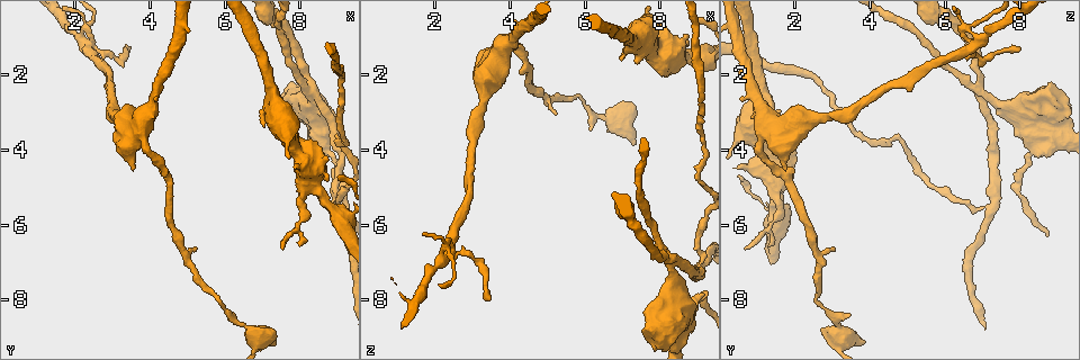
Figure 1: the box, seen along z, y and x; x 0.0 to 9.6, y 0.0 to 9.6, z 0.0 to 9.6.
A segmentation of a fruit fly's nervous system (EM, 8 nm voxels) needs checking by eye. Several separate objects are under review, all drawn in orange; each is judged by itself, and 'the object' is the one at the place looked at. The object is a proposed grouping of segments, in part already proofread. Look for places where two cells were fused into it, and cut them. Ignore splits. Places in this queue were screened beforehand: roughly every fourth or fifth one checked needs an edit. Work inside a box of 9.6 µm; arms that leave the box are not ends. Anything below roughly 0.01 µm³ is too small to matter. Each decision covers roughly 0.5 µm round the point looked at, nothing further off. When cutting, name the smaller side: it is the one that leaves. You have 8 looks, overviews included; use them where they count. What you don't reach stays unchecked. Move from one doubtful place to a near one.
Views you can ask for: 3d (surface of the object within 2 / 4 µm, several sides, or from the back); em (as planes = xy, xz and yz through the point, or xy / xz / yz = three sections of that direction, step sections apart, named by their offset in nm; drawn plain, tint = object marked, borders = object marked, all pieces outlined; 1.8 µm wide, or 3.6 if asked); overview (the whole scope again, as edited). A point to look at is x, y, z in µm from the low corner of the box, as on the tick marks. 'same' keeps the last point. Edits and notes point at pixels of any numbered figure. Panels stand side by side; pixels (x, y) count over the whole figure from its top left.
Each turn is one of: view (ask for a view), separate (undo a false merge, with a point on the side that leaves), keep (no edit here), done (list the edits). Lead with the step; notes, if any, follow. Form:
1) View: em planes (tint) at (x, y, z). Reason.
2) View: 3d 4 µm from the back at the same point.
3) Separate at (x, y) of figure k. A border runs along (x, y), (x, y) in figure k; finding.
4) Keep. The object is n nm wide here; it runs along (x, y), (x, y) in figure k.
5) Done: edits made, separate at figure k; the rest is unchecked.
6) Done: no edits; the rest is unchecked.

View: 3d 4 µm at (2.30, 1.25, 6.70). A narrow waist.

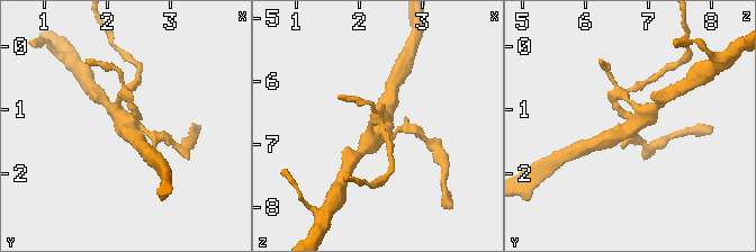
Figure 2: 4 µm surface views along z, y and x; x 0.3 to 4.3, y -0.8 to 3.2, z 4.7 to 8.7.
View: em yz step 8 (tint) at (2.35, 1.25, 6.70).

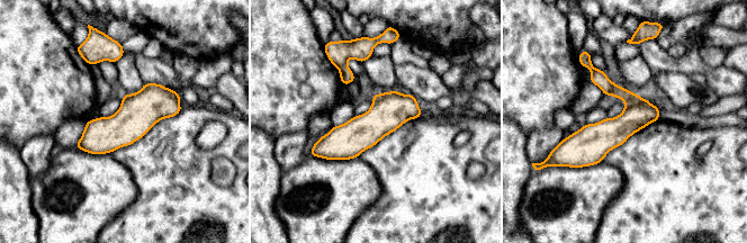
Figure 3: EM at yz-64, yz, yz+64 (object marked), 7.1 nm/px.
Keep. One cell here.

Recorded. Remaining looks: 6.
View: em 3.6 µm planes (tint) at (3.50, 3.70, 1.75). Abrupt turn.

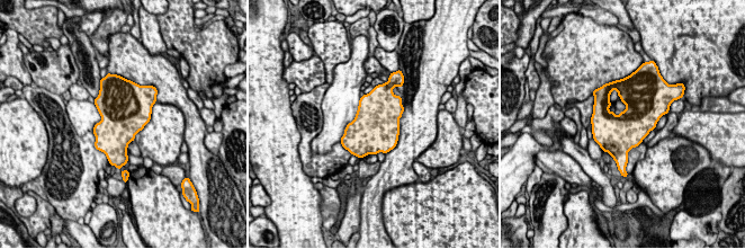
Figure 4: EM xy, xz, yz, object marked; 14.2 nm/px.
Keep. One cell here.

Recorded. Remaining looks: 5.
View: em planes (tint) at (9.05, 3.70, 4.80). Sharp bend.

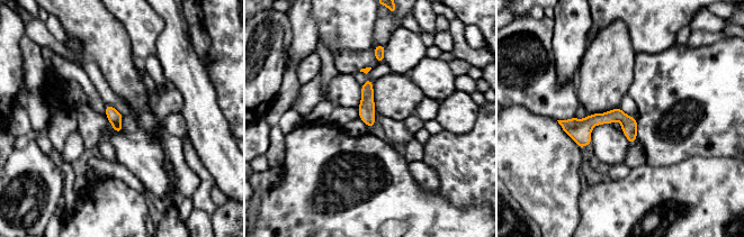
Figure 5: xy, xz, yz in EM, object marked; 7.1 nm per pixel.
Keep. It runs along (563, 124), (620, 118), (634, 135) in figure 5; one cell here.

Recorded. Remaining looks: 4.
View: em xy step 4 (tint) at (8.85, 5.65, 1.60). Two arms in line, one across.

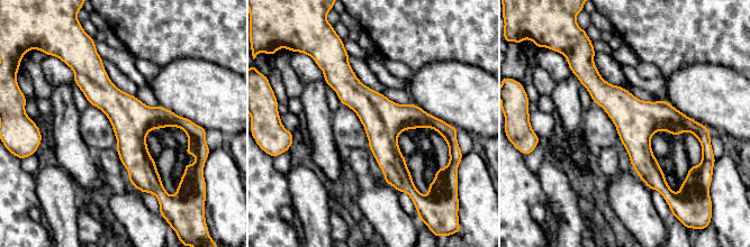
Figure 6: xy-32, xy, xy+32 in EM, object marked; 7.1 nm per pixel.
View: em planes (tint) at the same point.

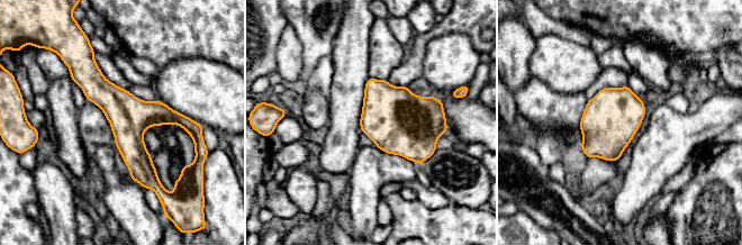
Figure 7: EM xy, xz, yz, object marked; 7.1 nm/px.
Keep. The object is 300 nm wide here; all the same cell.

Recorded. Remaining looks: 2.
Done: no edits; the rest is unchecked.

